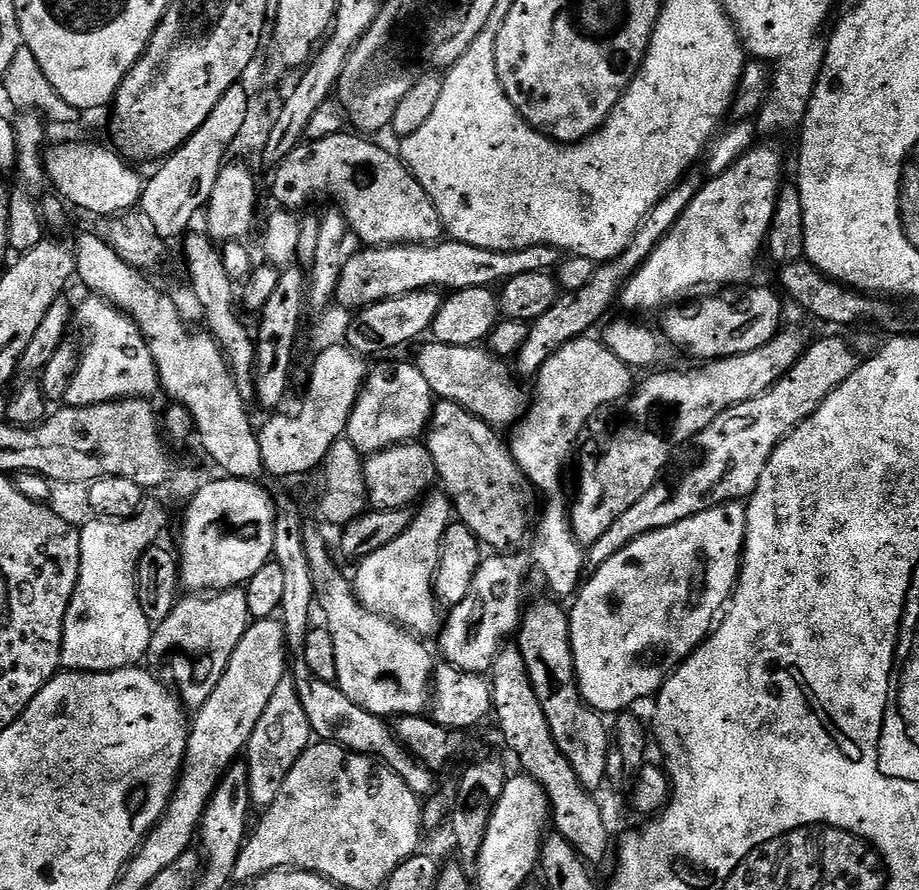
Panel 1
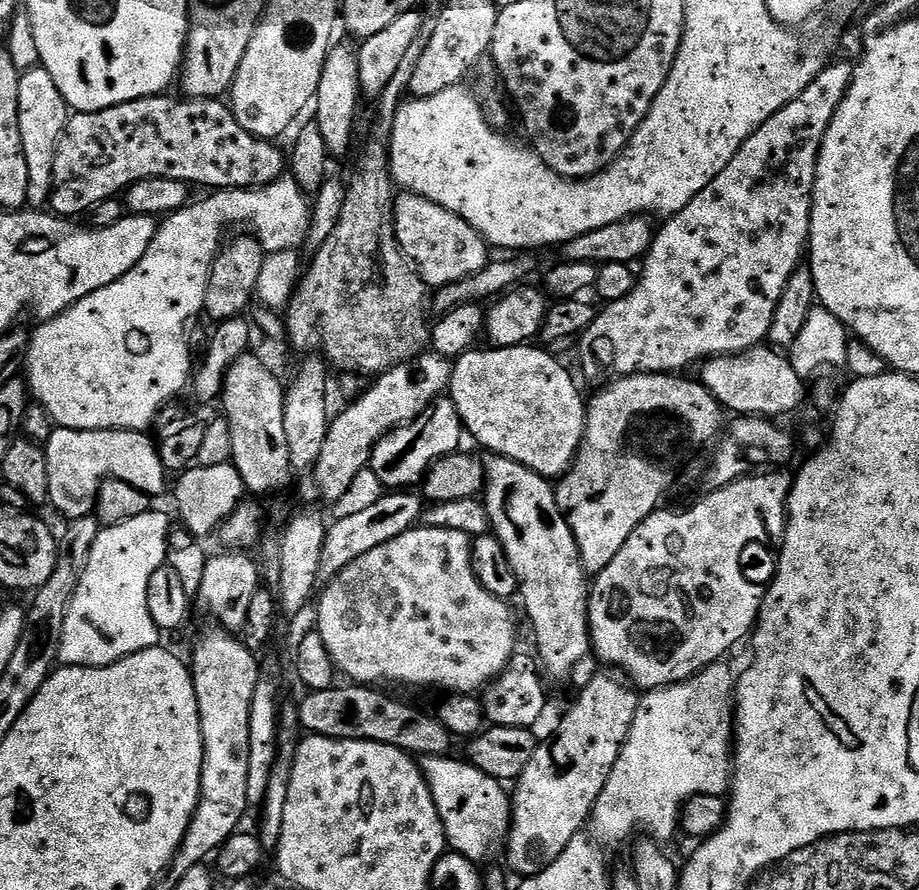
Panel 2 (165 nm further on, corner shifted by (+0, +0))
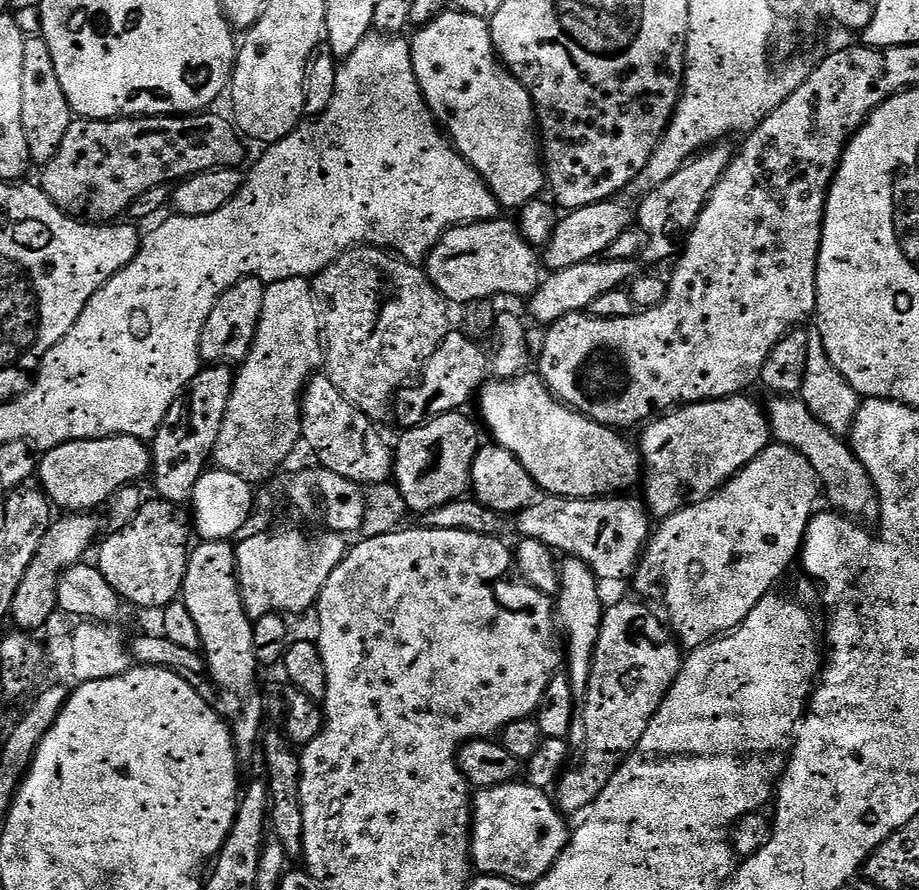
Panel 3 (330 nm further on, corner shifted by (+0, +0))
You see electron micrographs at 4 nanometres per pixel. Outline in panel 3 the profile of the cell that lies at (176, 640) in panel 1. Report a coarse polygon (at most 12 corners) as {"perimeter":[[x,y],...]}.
{"perimeter":[[272,530],[235,545],[254,622],[315,609],[349,541]]}

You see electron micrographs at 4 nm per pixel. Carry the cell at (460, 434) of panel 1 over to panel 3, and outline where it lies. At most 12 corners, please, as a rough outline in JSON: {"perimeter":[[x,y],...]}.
{"perimeter":[[583,561],[561,563],[556,614],[572,697],[588,692],[604,605]]}

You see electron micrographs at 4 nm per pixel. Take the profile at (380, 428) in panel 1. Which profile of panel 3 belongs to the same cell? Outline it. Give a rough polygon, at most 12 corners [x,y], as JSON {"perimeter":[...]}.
{"perimeter":[[463,411],[407,429],[394,483],[409,513],[461,499],[482,439]]}

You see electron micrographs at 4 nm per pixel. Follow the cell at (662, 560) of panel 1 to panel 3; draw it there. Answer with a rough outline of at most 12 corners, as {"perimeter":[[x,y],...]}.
{"perimeter":[[769,443],[663,517],[634,581],[685,649],[775,589],[822,487]]}

